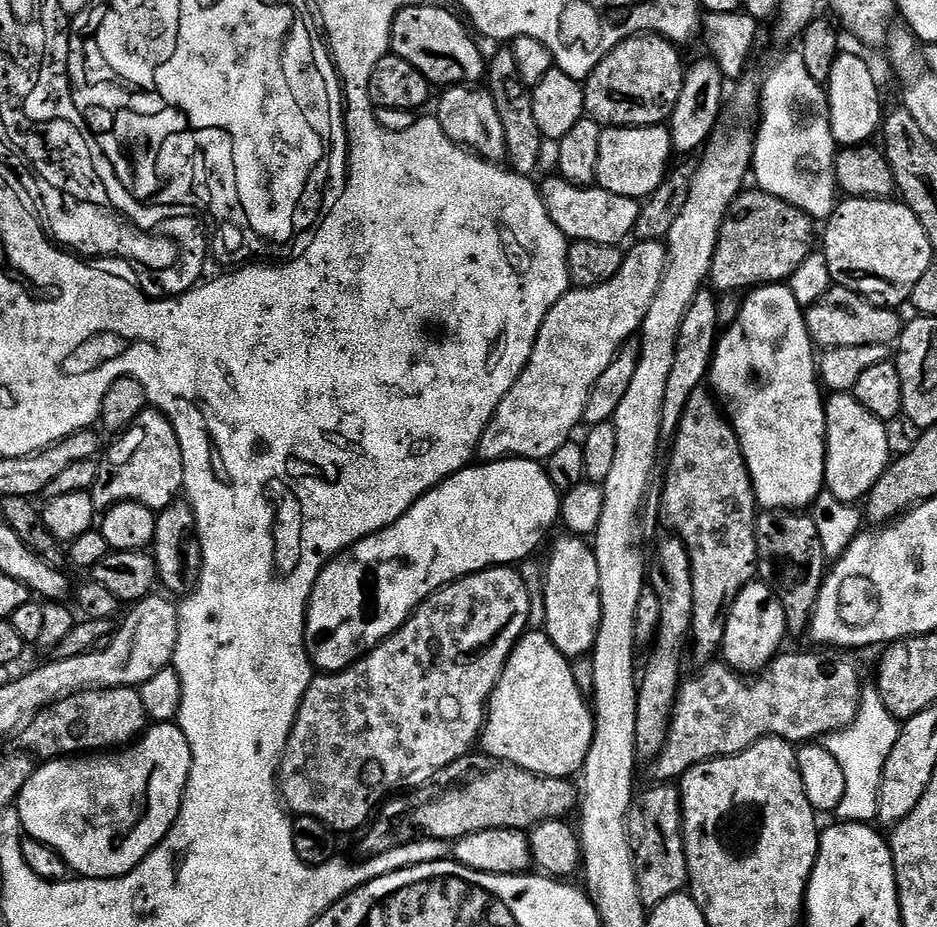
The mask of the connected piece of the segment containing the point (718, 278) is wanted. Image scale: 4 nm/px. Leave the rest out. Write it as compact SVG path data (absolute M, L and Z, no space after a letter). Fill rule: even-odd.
M741 191L740 195L734 198L722 222L722 230L718 234L718 246L714 250L710 284L720 294L740 294L765 284L791 281L798 266L802 266L802 262L806 262L806 258L813 255L815 248L812 247L815 244L817 247L818 244L818 224L816 228L815 222L803 212L803 207L790 204L787 200L779 200L768 192L748 191Z

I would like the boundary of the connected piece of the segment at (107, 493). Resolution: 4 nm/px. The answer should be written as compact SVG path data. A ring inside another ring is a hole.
M149 406L125 430L119 433L116 445L108 452L108 461L99 465L91 494L98 510L113 508L118 502L138 502L157 514L171 506L184 486L182 446L174 426L163 412Z

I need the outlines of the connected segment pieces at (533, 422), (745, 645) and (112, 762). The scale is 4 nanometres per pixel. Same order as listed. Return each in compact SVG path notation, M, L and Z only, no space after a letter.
M642 240L633 245L630 250L627 249L623 264L614 278L590 288L569 289L547 312L527 366L518 382L507 392L506 398L499 403L494 419L479 440L477 457L483 463L509 458L547 461L550 454L554 454L555 450L562 448L573 437L576 426L583 423L586 402L589 401L594 383L602 376L603 370L610 366L624 344L639 333L668 262L667 245L663 241Z
M752 581L743 588L731 607L730 616L726 620L721 657L742 674L759 673L781 651L780 646L787 637L787 631L785 610L773 589L764 581Z
M153 723L135 743L123 750L101 750L95 754L73 754L67 758L57 758L41 763L37 767L36 773L30 778L30 782L26 782L26 786L20 795L18 801L20 823L23 831L31 839L41 840L42 843L50 846L60 855L73 873L90 880L113 880L116 876L125 876L127 872L134 871L164 841L166 834L172 829L173 822L178 818L180 803L184 800L184 791L186 790L191 765L192 751L183 730L175 723Z

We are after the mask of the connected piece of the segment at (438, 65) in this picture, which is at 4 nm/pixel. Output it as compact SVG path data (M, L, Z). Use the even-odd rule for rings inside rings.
M426 2L422 6L404 8L392 23L391 55L406 58L406 62L410 62L410 66L421 72L433 86L475 85L483 81L486 76L486 56L480 53L480 48L476 45L477 37L470 31L469 25L455 11L453 12L448 8L439 8L434 2Z

